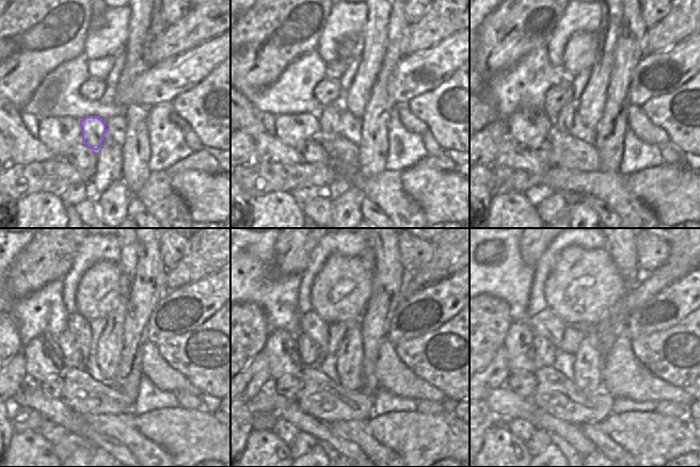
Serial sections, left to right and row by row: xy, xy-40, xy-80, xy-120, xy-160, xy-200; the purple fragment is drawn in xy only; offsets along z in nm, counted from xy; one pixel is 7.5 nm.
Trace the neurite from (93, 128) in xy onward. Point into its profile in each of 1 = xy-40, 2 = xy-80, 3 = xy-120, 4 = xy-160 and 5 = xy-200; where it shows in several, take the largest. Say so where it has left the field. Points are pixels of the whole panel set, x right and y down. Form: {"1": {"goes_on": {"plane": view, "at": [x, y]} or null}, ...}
{"1": {"goes_on": {"plane": "xy-40", "at": [329, 117]}}, "2": {"goes_on": {"plane": "xy-80", "at": [565, 121]}}, "3": {"goes_on": {"plane": "xy-120", "at": [80, 327]}}, "4": {"goes_on": {"plane": "xy-160", "at": [311, 324]}}, "5": {"goes_on": {"plane": "xy-200", "at": [545, 323]}}}

